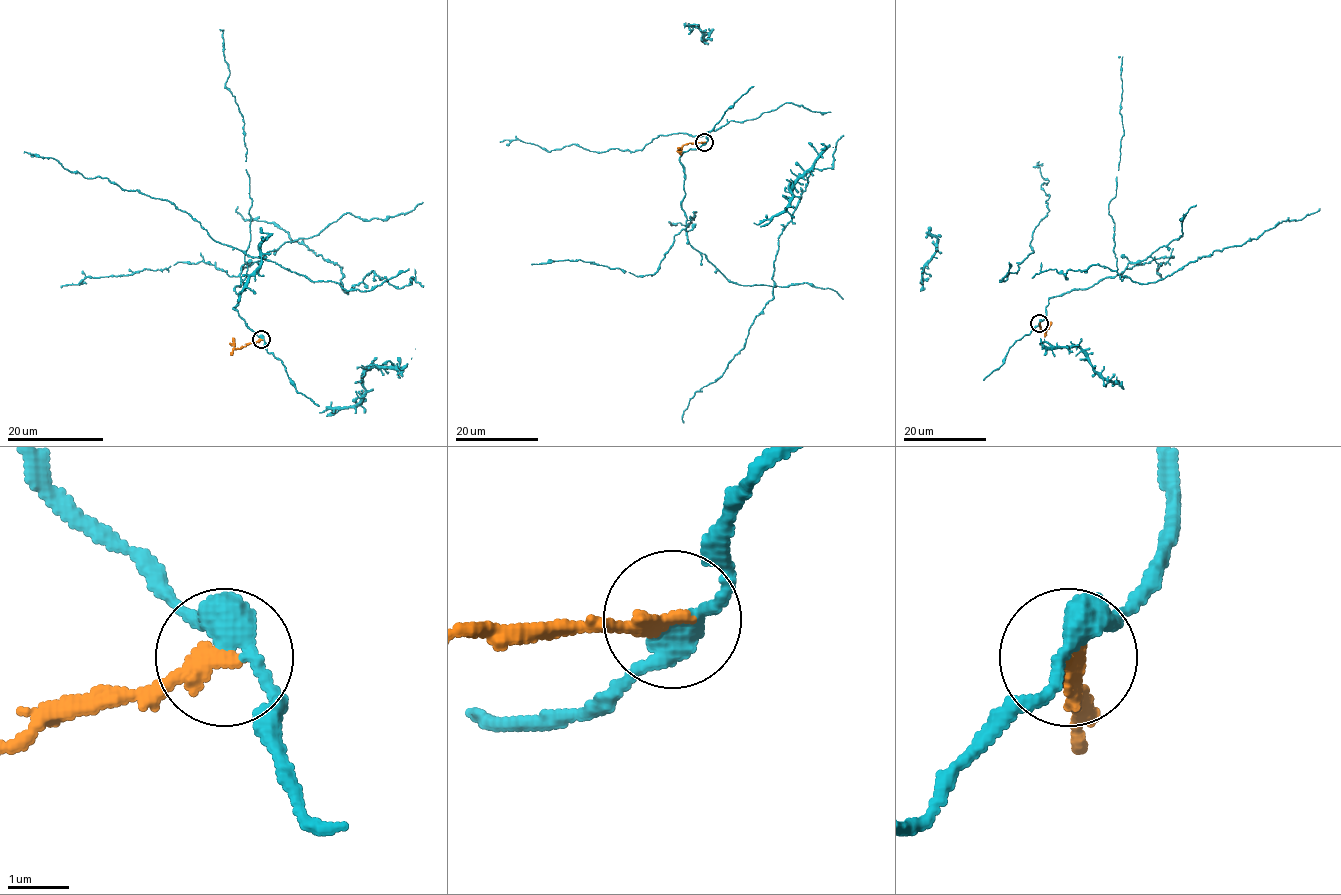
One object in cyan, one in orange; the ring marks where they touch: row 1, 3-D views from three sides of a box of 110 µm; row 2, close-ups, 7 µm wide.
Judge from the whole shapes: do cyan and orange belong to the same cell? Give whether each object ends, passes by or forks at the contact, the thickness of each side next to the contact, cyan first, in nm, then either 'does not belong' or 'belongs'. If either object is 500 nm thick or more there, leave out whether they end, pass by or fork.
cyan passes by; orange ends there; 400 nm thick on the cyan side, 280 nm on the other; does not belong

